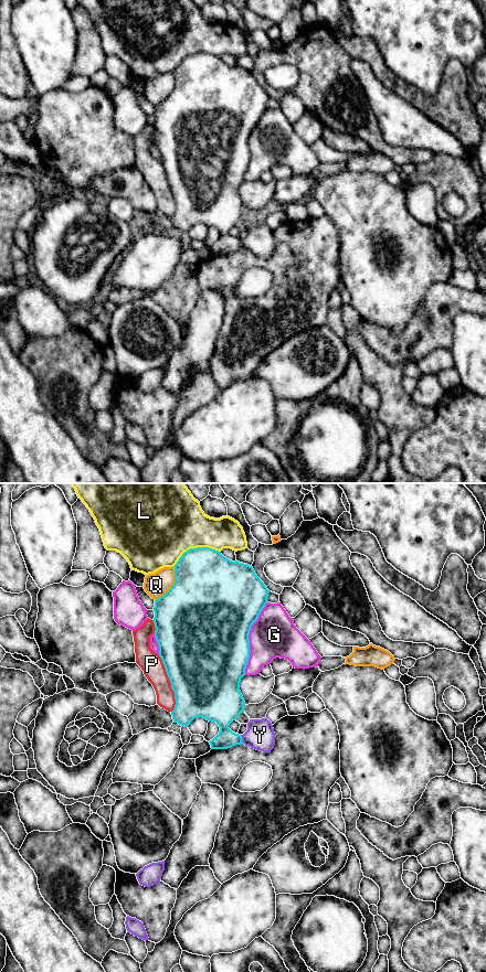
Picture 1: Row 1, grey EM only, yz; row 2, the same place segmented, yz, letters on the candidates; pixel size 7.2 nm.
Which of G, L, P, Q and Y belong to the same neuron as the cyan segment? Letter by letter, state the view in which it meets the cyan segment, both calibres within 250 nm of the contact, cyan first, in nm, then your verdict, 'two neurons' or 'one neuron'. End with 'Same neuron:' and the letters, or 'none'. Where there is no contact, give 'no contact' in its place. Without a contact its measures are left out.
G: meets cyan in yz; 500 nm thick on the cyan side, 320 nm on the other; two neurons
L: meets cyan in yz; 440 nm thick on the cyan side, 440 nm on the other; two neurons
P: meets cyan in yz; 500 nm thick on the cyan side, 160 nm on the other; two neurons
Q: meets cyan in yz; 500 nm thick on the cyan side, 180 nm on the other; two neurons
Y: meets cyan in yz; 200 nm thick on the cyan side, 200 nm on the other; two neurons
Same neuron: none

